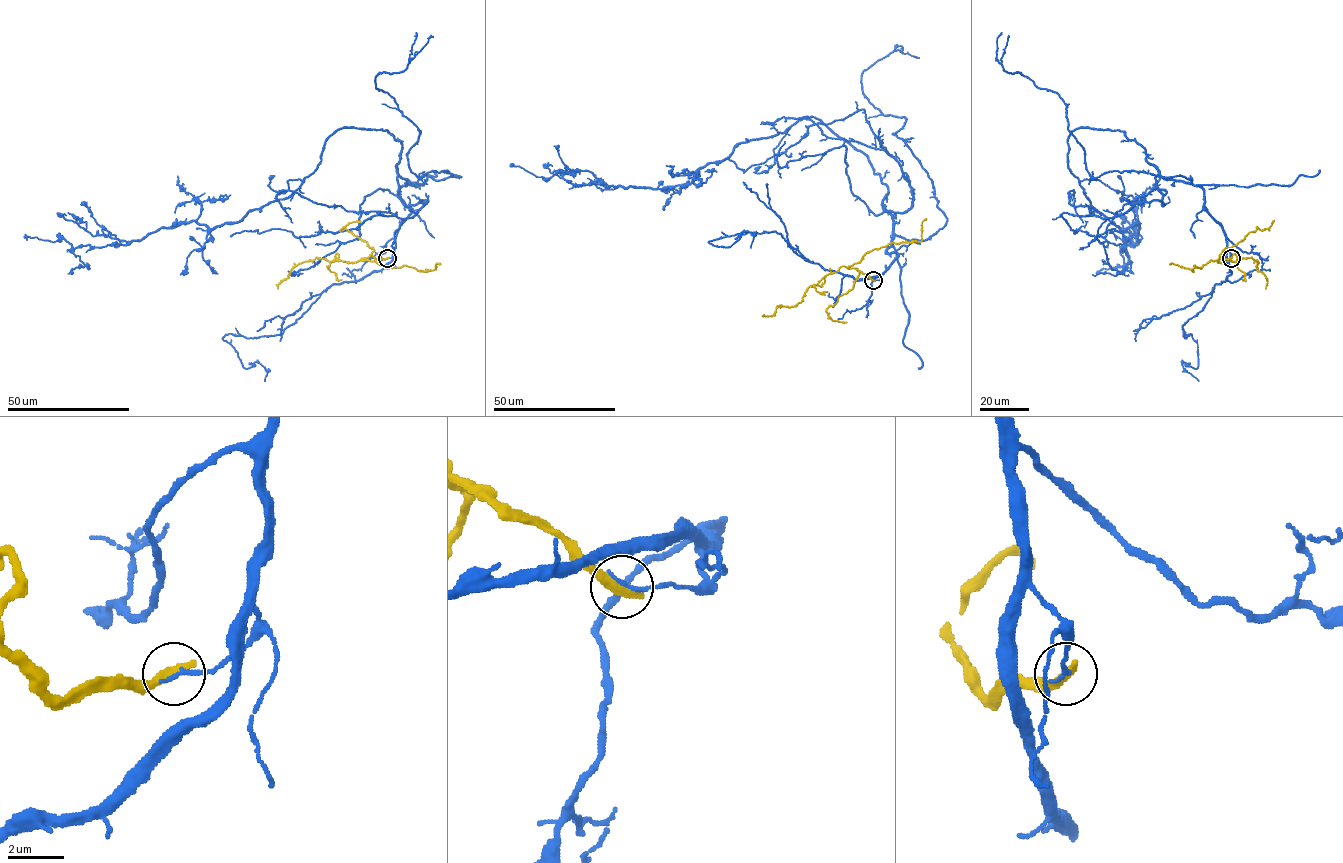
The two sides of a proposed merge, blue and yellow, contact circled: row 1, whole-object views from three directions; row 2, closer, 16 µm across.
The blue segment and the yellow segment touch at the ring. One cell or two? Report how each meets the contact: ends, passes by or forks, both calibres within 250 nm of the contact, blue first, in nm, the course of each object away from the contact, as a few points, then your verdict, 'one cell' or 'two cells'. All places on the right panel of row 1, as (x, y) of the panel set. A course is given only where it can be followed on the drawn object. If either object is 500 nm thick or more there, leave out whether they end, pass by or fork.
blue ends there; yellow ends there; 160 nm thick on the blue side, 400 nm on the other; blue runs (1231, 258), (1200, 187), (1079, 127), (1068, 168), (1139, 226), (1137, 244), (1116, 236); yellow runs (1231, 258), (1224, 260), (1219, 256), (1217, 261), (1251, 258), (1257, 261), (1256, 269), (1266, 277), (1265, 288); two cells

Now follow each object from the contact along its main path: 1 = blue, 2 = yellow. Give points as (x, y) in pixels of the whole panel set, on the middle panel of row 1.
1: (873, 280), (897, 257), (887, 187), (815, 117), (739, 143), (685, 184), (509, 165)
2: (873, 280), (855, 268), (842, 266), (810, 286), (799, 303), (788, 307), (778, 305), (773, 315), (764, 314)

